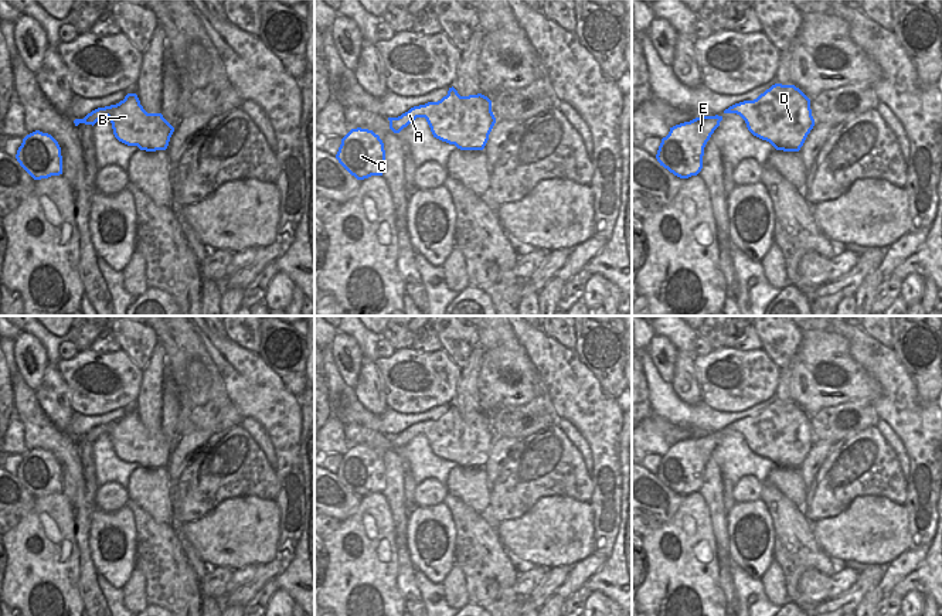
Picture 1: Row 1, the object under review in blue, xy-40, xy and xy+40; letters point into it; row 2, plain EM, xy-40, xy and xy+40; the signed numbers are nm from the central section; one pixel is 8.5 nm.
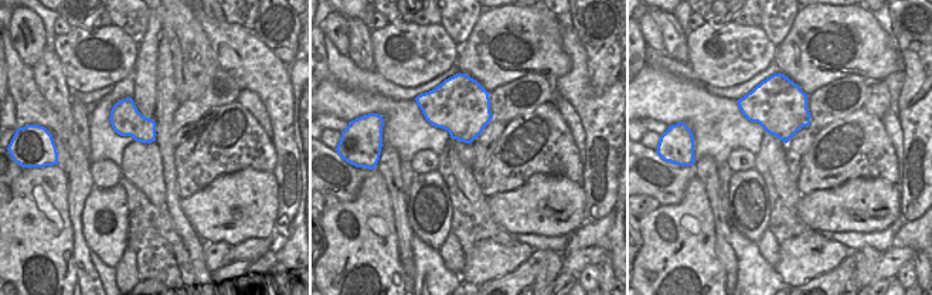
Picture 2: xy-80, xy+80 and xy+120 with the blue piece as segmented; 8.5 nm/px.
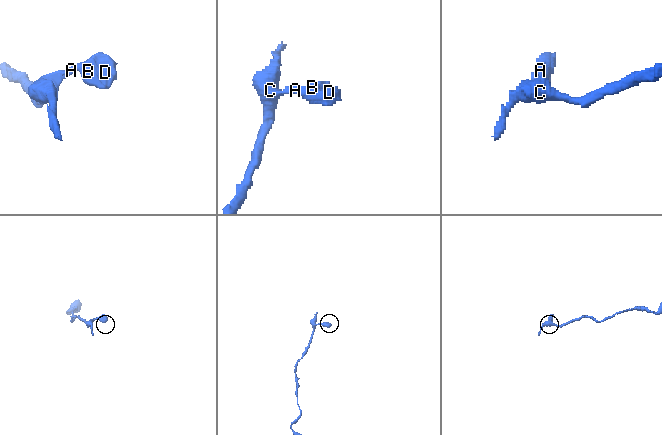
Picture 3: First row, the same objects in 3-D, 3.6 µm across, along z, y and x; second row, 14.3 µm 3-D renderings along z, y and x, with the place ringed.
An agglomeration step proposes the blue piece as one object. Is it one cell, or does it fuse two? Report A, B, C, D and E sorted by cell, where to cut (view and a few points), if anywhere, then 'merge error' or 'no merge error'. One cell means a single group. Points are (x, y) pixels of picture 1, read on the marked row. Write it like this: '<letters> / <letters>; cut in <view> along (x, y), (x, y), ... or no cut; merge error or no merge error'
A B C D E; no cut; no merge error

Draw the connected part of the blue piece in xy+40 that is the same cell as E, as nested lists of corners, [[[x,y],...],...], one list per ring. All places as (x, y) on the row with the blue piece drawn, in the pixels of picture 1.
[[[701,116],[670,127],[662,139],[656,159],[680,178],[697,176],[703,169],[704,147],[722,116]]]

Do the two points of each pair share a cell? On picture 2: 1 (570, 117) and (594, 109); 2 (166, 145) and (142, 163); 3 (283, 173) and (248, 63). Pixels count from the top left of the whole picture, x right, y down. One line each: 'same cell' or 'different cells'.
1: different cells
2: different cells
3: same cell

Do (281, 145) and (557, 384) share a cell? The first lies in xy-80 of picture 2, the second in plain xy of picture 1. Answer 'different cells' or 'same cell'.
same cell

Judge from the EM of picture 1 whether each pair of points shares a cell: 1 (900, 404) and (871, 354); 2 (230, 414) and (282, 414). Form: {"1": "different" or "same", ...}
{"1": "same", "2": "different"}

